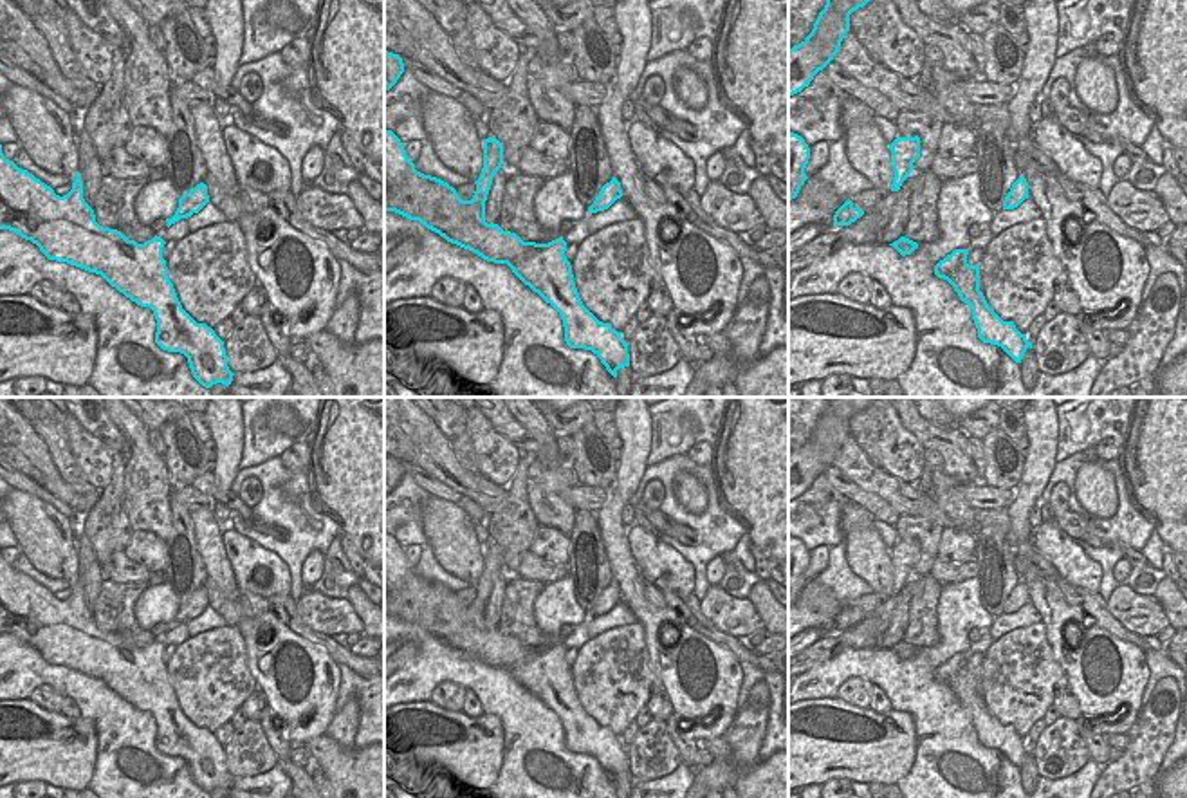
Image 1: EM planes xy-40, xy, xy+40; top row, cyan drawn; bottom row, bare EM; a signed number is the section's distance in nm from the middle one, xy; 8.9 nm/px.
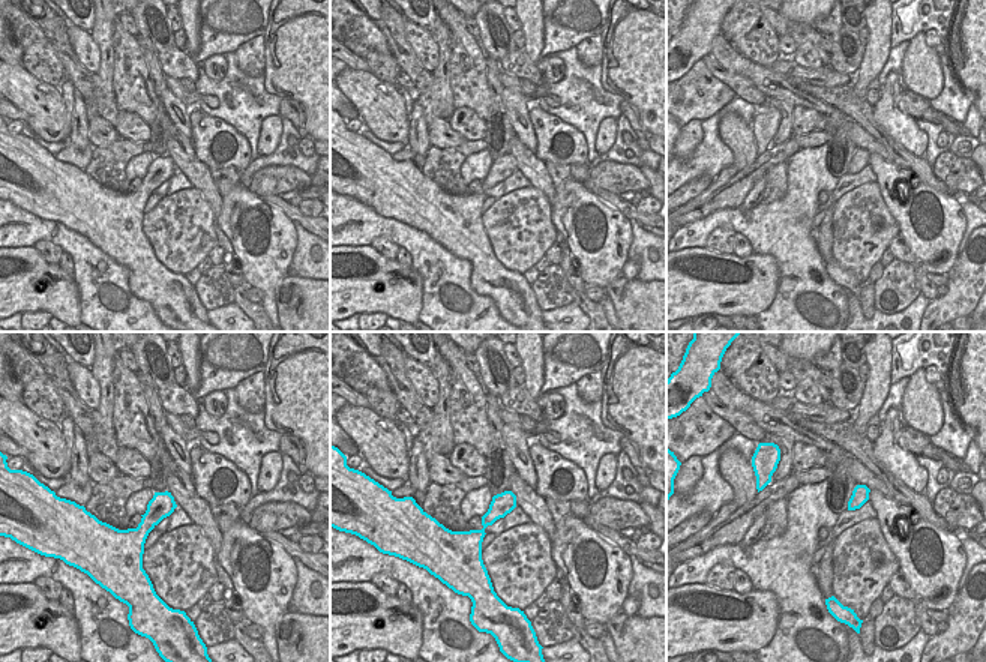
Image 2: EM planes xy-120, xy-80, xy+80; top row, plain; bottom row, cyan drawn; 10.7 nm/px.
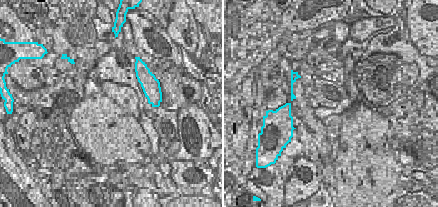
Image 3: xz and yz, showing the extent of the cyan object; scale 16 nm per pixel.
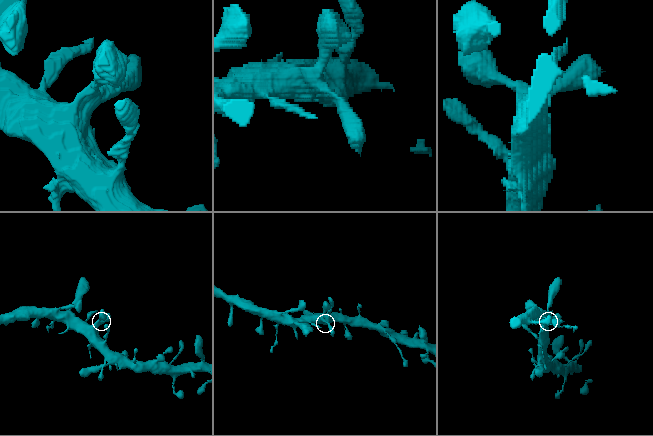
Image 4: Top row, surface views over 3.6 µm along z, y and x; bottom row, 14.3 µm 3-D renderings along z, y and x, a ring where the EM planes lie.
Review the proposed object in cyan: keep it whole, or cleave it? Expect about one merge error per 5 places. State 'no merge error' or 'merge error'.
no merge error

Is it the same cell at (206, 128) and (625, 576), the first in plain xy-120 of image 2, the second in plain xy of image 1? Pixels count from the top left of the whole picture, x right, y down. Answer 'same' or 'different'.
different

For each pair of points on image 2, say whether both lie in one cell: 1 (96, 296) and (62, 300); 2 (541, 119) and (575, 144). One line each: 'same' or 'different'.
1: different
2: same

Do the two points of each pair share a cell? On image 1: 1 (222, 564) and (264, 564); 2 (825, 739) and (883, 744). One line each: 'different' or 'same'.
1: different
2: same

